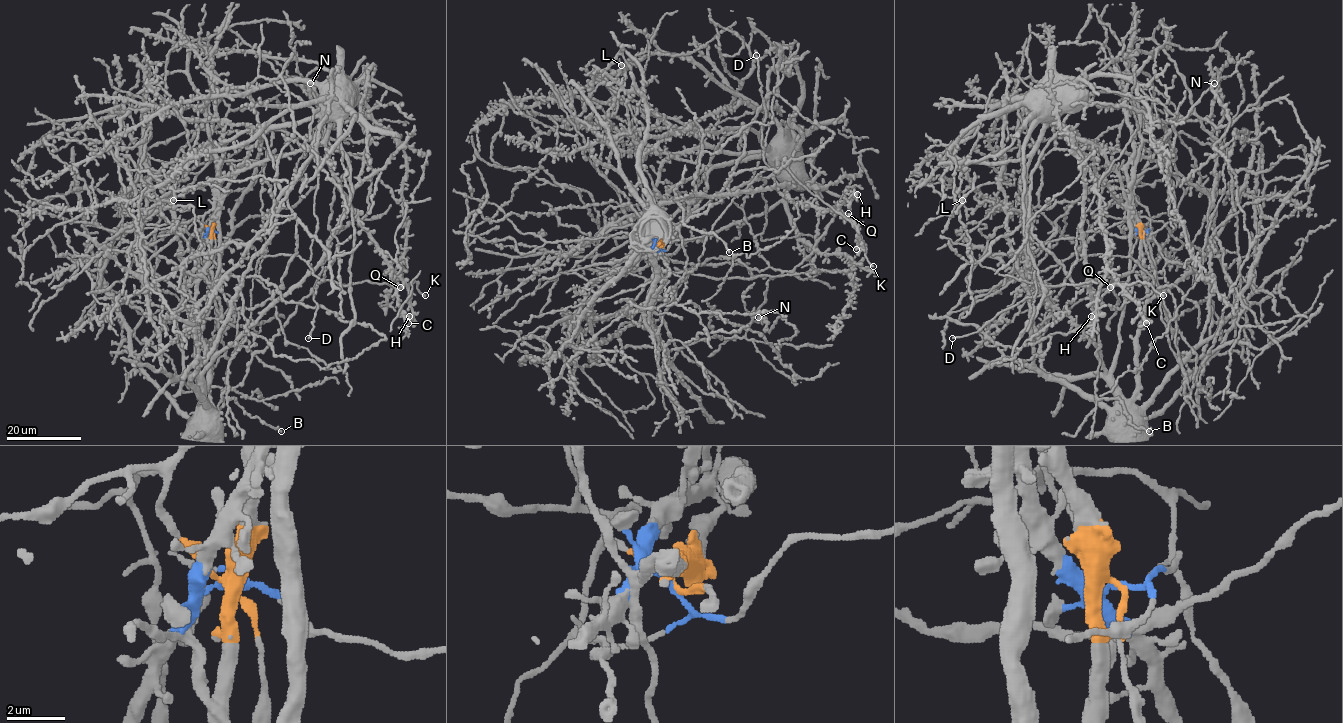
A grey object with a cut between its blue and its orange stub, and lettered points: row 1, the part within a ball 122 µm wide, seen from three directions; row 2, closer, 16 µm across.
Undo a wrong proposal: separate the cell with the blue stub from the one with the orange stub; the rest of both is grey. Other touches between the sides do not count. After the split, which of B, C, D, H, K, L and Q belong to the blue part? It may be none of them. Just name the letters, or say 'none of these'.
C, D, H, K, Q

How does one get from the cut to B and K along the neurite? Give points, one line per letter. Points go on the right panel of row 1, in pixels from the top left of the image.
B: (1143, 230), (1139, 261), (1117, 279), (1098, 303), (1095, 395), (1118, 398), (1131, 423), (1149, 431)
K: (1143, 231), (1148, 233), (1137, 238), (1127, 257), (1085, 255), (1064, 282), (1111, 286), (1137, 281), (1164, 295)

